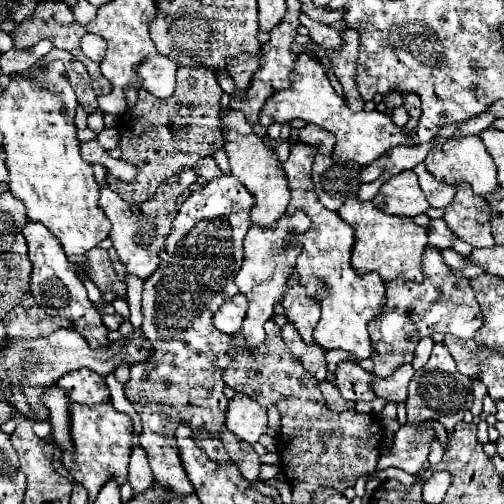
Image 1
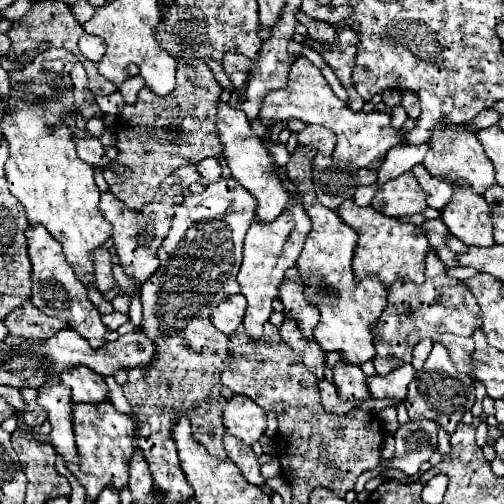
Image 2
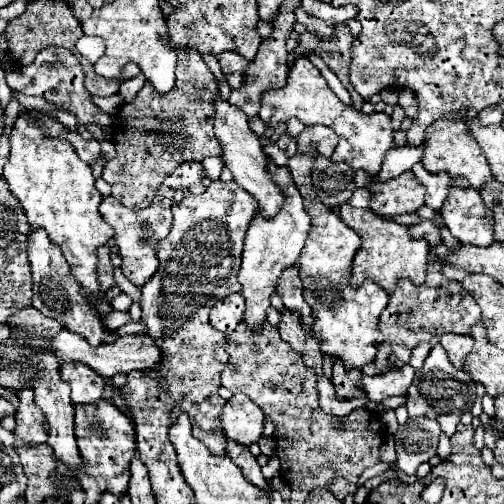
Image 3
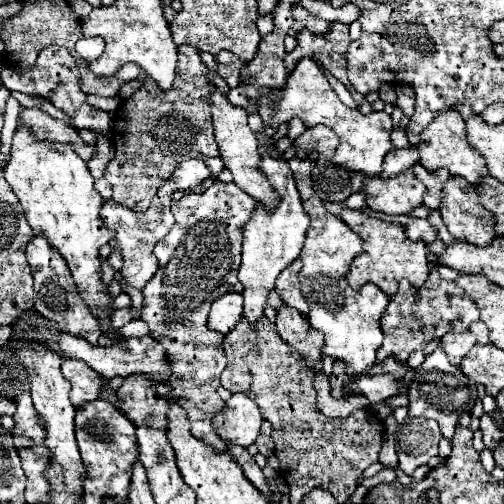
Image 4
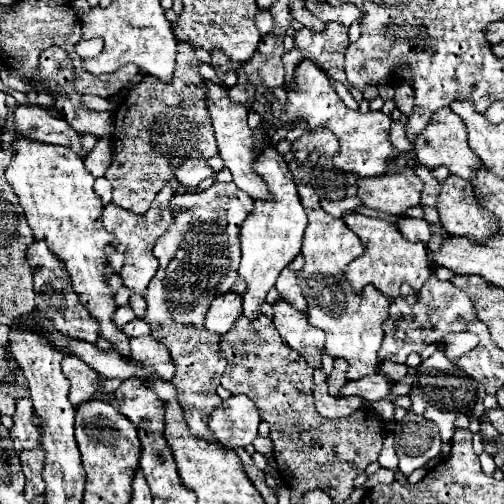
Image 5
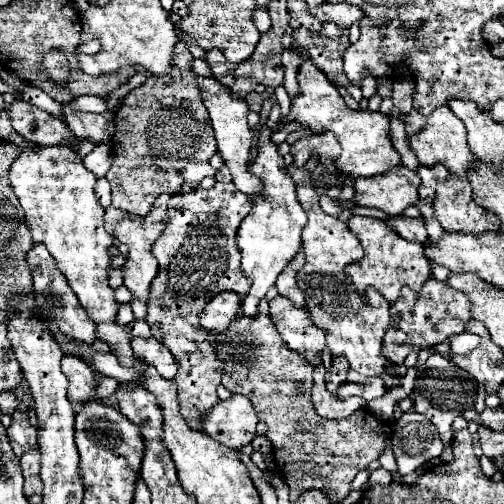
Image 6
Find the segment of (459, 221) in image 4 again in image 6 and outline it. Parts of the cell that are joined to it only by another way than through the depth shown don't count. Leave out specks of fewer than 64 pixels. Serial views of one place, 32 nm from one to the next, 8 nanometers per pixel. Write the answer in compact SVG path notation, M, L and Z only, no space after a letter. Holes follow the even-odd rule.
M450 174L436 190L434 212L446 232L482 236L500 230L498 216L478 206L472 198L470 182L456 174Z

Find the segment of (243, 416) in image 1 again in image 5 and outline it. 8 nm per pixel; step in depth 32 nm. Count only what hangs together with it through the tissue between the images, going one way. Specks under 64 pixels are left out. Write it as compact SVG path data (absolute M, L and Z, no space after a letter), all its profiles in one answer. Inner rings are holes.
M234 394L224 400L220 410L212 412L208 426L226 448L244 448L258 436L260 422L262 420L256 404L244 394Z

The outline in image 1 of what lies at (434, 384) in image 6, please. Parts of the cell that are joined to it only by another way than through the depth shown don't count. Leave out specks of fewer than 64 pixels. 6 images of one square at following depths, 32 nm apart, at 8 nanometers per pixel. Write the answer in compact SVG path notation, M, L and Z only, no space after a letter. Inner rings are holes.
M434 344L432 356L428 364L418 370L410 384L408 384L408 422L406 424L418 424L424 420L438 420L446 430L452 430L456 422L464 418L464 412L472 406L472 380L458 372L454 358L446 350L444 344Z

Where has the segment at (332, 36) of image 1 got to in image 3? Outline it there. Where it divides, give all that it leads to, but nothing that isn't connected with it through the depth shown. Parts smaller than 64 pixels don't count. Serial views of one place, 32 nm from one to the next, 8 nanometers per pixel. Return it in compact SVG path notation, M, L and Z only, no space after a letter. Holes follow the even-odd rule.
M298 8L294 14L296 14L296 20L300 24L304 24L310 34L314 34L320 40L332 40L332 36L334 36L334 26L332 24L328 24L324 20L316 20L314 16L308 16L302 8Z

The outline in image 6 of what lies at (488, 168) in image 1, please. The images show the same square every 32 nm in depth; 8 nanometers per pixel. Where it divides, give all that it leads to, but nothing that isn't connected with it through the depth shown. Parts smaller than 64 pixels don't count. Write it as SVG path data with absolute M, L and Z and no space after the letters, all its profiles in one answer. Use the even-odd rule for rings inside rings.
M442 106L436 112L432 112L432 116L428 116L428 120L426 120L424 130L418 132L416 136L408 138L408 142L422 166L444 164L452 174L458 174L464 178L468 178L468 168L476 160L476 156L472 154L472 150L468 148L468 142L466 142L464 122L456 114L452 114L452 110L448 106Z

